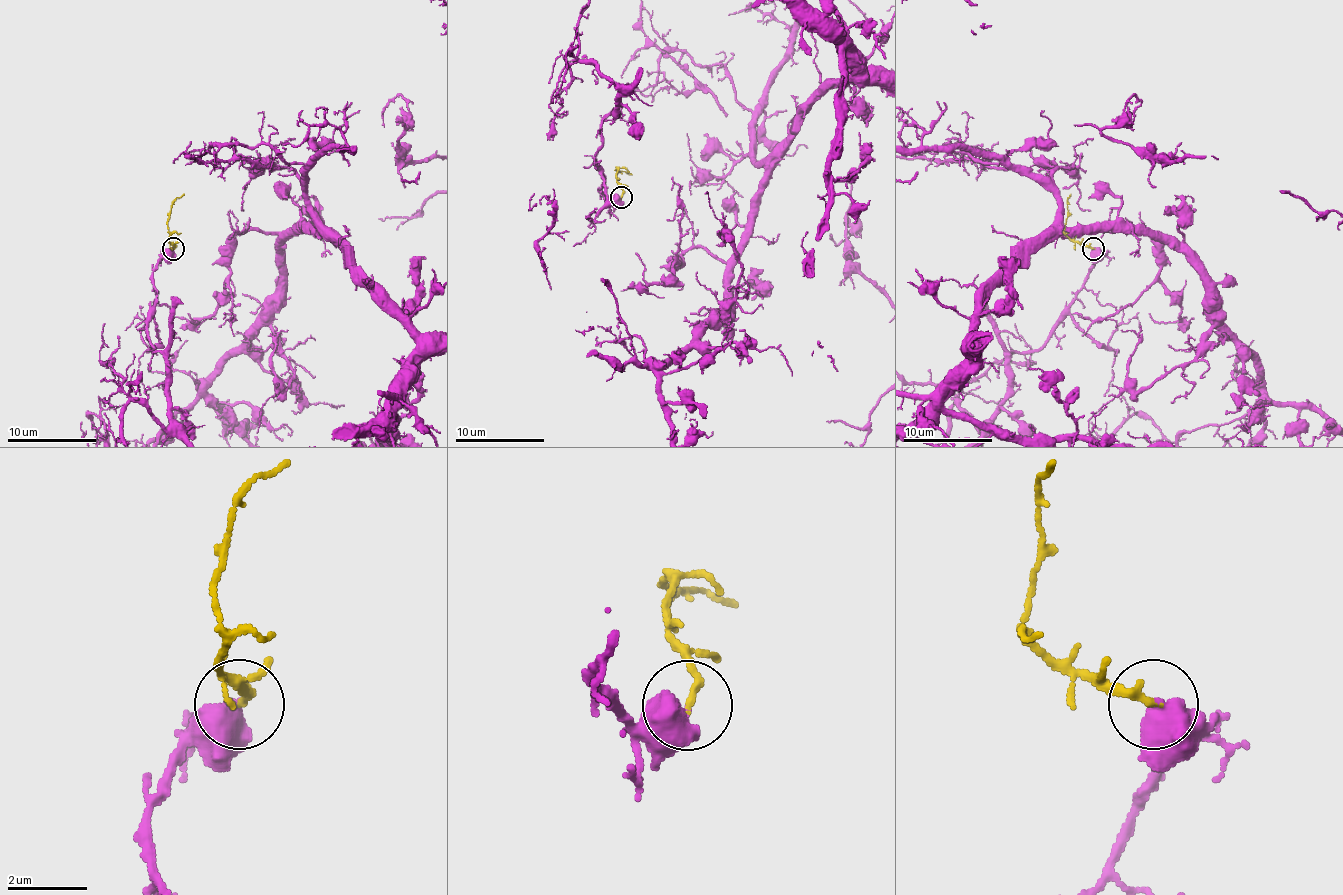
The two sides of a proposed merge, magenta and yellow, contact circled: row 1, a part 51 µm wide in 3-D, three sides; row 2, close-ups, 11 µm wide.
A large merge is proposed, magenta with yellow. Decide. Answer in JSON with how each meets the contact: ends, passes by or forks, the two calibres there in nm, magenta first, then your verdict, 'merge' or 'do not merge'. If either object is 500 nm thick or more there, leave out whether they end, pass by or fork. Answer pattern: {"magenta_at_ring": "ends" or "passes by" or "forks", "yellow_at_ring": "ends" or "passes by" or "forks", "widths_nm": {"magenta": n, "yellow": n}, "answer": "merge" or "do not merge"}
{"widths_nm": {"magenta": 550, "yellow": 200}, "answer": "merge"}

